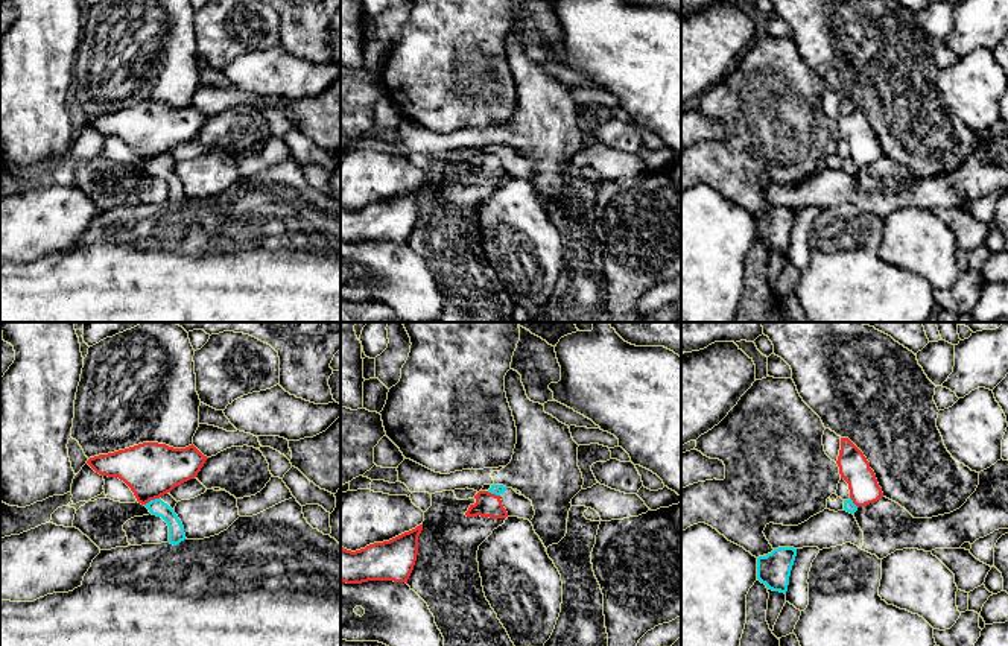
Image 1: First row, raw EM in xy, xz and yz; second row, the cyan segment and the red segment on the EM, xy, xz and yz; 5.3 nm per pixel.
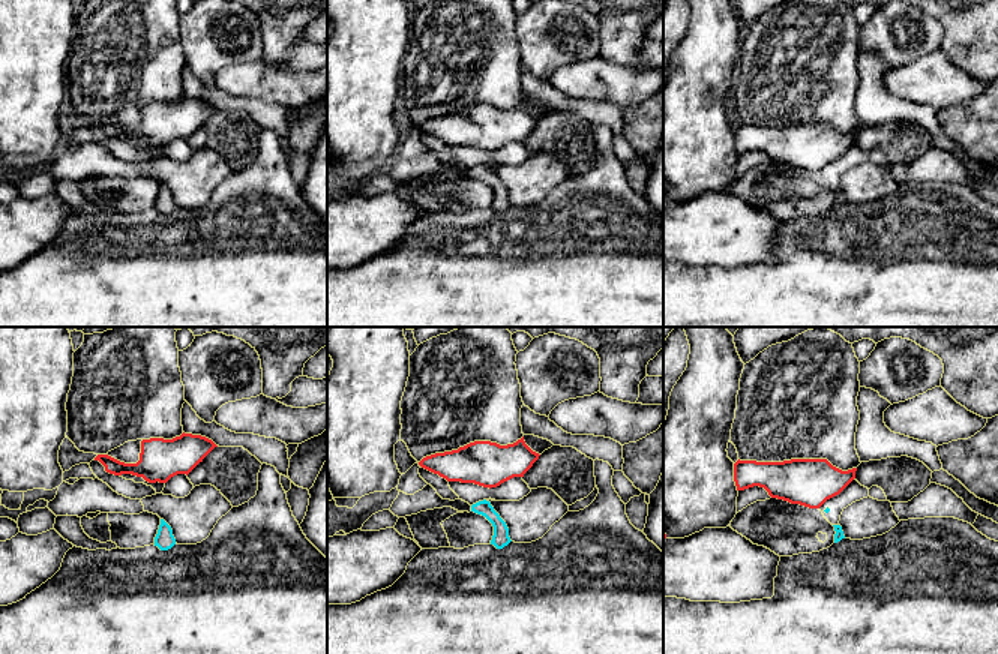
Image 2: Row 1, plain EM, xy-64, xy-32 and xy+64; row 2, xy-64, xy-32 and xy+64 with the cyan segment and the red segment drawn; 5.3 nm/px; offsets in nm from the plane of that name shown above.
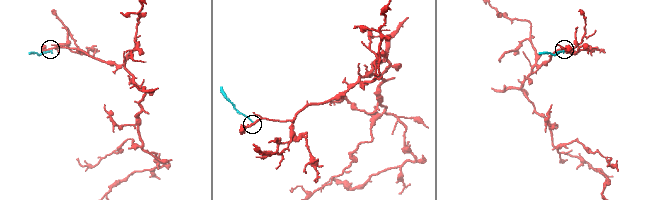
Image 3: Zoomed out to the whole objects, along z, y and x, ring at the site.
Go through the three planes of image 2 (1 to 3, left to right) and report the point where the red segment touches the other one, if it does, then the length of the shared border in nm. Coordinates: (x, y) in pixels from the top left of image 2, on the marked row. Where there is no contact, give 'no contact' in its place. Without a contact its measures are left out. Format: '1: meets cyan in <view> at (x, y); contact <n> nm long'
1: no contact
2: no contact
3: no contact

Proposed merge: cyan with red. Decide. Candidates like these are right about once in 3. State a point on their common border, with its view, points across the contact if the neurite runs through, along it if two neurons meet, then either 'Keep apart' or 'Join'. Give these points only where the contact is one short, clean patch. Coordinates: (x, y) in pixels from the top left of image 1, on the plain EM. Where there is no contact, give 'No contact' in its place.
Touches cyan at xy (151, 160). Boundary: xy (158, 157), (145, 164). Keep apart

